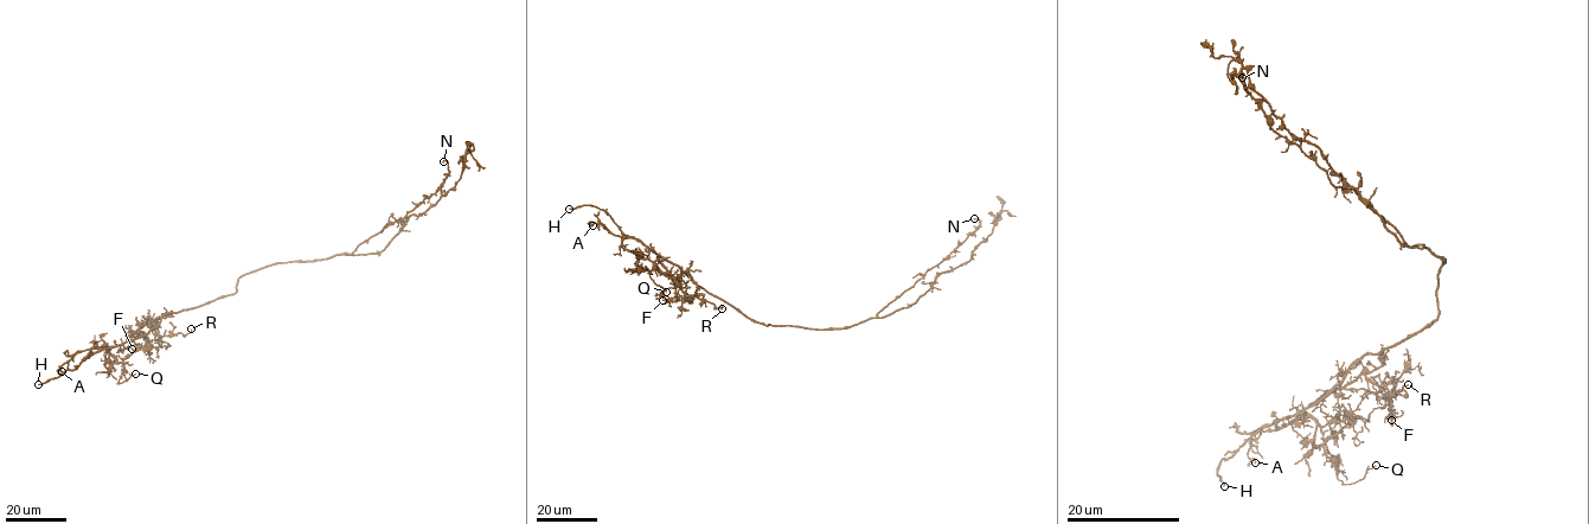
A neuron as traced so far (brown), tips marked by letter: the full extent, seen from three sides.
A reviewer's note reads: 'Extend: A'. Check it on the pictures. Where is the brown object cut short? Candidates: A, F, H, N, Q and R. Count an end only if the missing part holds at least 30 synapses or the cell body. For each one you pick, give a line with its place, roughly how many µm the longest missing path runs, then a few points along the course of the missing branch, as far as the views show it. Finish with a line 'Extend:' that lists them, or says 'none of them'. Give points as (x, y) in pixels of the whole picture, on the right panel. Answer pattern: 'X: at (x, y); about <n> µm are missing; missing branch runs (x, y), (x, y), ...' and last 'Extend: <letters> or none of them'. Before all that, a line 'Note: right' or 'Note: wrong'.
Note: wrong
H: at (1224, 486); about 50 µm are missing; missing branch runs (1224, 486), (1250, 506), (1267, 506), (1274, 513), (1302, 518)
Extend: H

